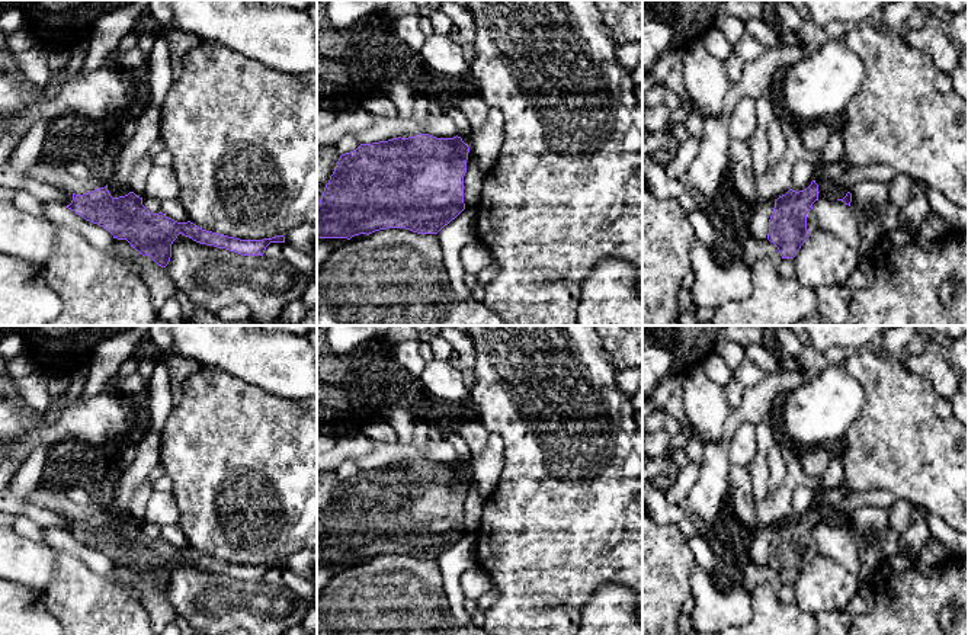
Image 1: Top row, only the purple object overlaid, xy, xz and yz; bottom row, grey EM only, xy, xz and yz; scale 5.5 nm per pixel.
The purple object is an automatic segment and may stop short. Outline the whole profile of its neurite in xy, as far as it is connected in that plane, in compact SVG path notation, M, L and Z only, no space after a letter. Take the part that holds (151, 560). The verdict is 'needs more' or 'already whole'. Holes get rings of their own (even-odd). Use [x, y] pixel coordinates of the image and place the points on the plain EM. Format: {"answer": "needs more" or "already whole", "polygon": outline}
{"answer": "already whole", "polygon": "M108 510L89 519L73 519L73 526L65 533L86 546L103 552L113 564L126 565L140 580L150 581L161 593L169 590L172 570L179 559L196 568L225 574L241 581L263 581L270 568L285 568L283 561L240 565L202 555L190 546L177 548L163 538L150 538L142 530L142 523L134 517L112 523Z"}

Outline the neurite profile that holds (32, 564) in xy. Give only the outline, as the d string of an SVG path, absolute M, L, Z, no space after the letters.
M12 526L0 527L0 577L44 593L57 570L57 555L49 543L19 536Z

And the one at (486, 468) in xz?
M491 433L484 450L471 461L468 472L475 478L480 494L485 498L496 490L503 465L504 442L500 434Z

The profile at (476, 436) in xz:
M465 421L456 426L453 430L467 442L472 459L477 458L487 446L490 433L480 421Z

